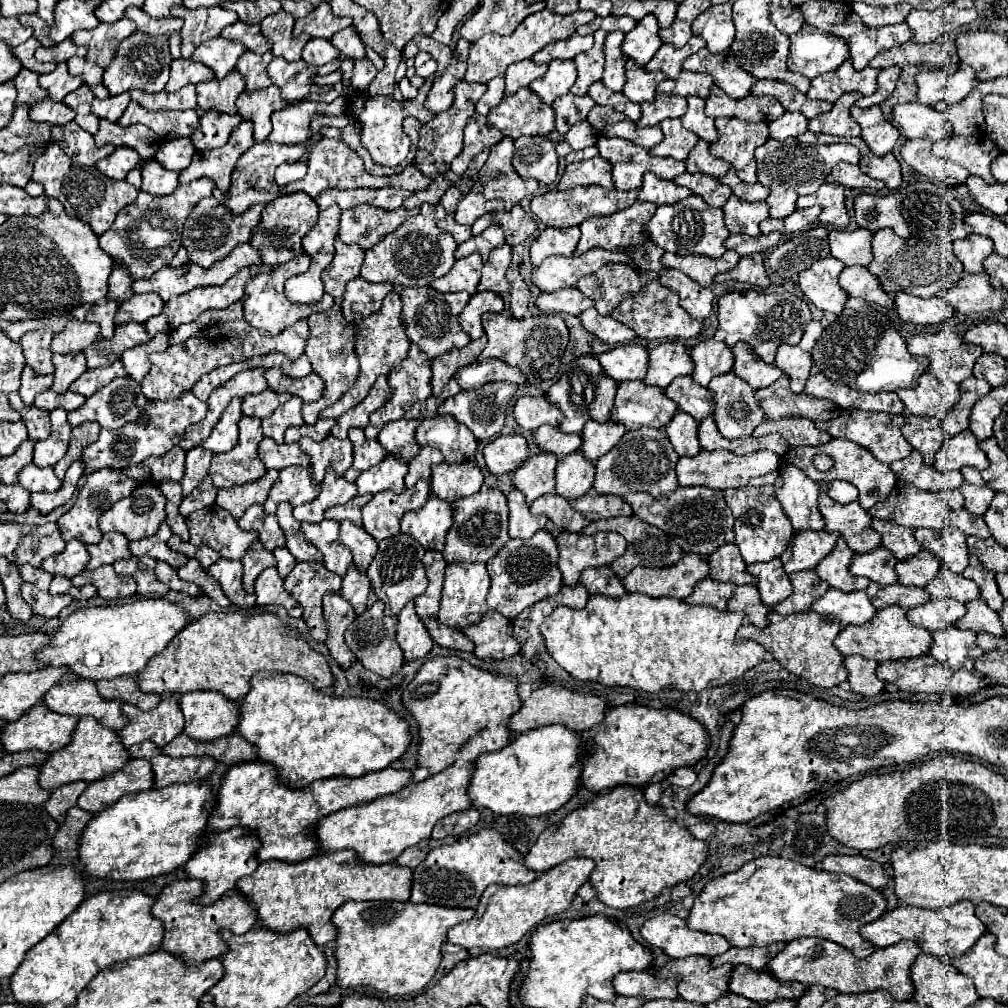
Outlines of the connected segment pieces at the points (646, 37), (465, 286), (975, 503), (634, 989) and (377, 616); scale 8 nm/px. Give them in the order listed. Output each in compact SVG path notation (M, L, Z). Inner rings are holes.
M646 15L630 33L626 33L622 51L632 57L640 67L644 67L660 49L660 45L662 41L658 37L658 21L654 15Z
M470 255L466 259L458 259L450 269L450 273L446 277L440 277L440 281L434 281L430 287L434 287L440 293L466 291L474 295L480 277L482 277L482 259L480 255Z
M964 467L962 475L964 485L960 485L960 493L964 497L964 509L974 515L984 515L994 497L994 489L988 487L980 477L980 471L972 467Z
M624 971L612 979L612 987L624 997L642 999L676 999L676 981L656 979L648 971Z
M376 601L372 607L368 607L362 615L356 617L356 621L348 627L346 633L348 647L354 651L356 659L360 659L366 669L378 673L380 677L390 677L392 673L398 673L404 663L404 653L396 643L396 623L398 619L394 615L384 615L384 603Z

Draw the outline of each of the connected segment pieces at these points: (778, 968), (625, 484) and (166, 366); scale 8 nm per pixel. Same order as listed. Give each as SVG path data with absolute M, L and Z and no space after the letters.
M796 939L786 943L786 947L768 961L766 971L770 971L778 981L798 981L802 985L822 985L836 989L838 993L864 993L886 989L896 1001L912 999L912 981L908 981L908 967L912 967L914 957L920 955L920 947L914 941L902 941L892 947L876 949L866 959L856 959L852 953L836 943L824 939Z
M642 427L642 429L626 431L624 437L596 463L594 491L606 493L606 495L612 493L620 497L624 497L624 493L630 493L630 491L646 491L654 497L670 493L678 487L678 479L674 471L676 463L678 463L678 453L668 441L668 435L664 429Z
M244 319L242 321L218 323L218 325L200 329L194 337L190 337L188 341L184 341L180 345L170 345L166 351L154 353L150 357L152 369L142 379L140 387L142 387L142 393L150 401L176 399L184 391L190 391L192 385L196 381L200 381L202 375L210 373L216 367L224 367L224 365L230 365L230 363L236 363L236 361L244 361L248 357L266 355L266 353L272 353L272 351L280 351L288 359L298 359L304 353L306 339L308 339L308 321L306 319L296 321L294 325L284 329L280 335L270 335L268 331L254 329Z

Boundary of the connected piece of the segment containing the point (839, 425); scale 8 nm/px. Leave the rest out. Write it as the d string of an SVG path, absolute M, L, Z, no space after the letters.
M844 409L836 419L830 421L818 421L816 427L828 431L832 437L844 437L848 441L854 441L874 453L876 459L882 463L892 463L898 457L908 457L912 447L908 441L904 441L900 429L904 425L902 415L890 415L890 413L874 413L874 411L862 411L862 409Z

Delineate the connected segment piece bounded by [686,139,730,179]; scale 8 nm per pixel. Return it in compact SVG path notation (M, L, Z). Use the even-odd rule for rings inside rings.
M702 139L694 145L694 149L690 151L690 155L686 159L686 171L688 173L706 173L706 175L712 175L718 179L730 169L730 163L726 163L718 157L712 157L708 147L710 147L710 143L706 143Z

